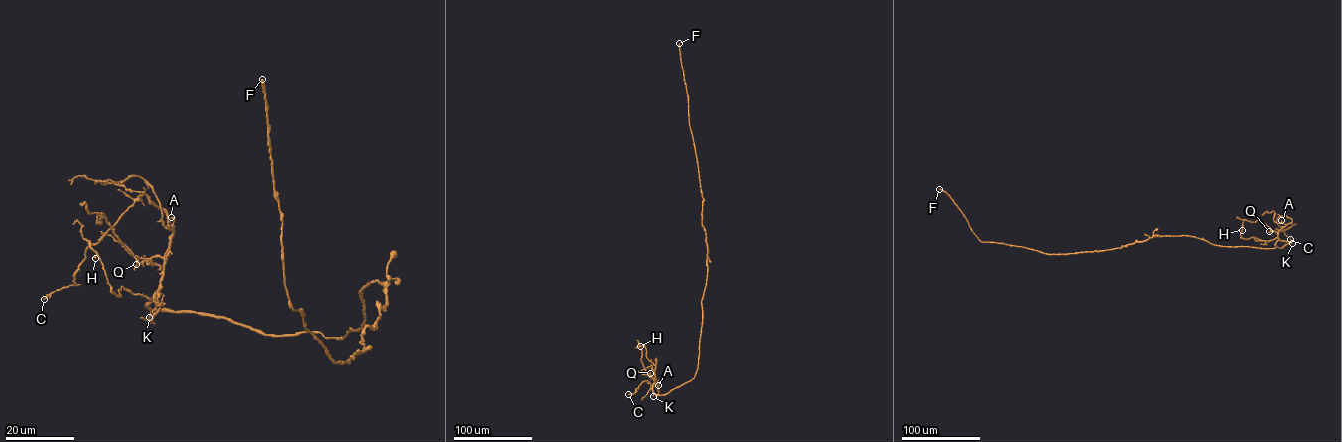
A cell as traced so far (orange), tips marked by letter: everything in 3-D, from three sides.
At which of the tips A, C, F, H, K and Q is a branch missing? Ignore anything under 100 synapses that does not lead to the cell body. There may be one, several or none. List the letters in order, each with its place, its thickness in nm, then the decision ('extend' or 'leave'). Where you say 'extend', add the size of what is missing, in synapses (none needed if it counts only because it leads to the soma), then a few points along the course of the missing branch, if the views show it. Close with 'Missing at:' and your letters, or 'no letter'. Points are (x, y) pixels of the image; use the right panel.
A: (1281, 220) | 190 nm | leave
C: (1290, 239) | 160 nm | leave
F: (939, 189) | 360 nm | extend | 200 syn
H: (1242, 230) | 120 nm | leave
K: (1292, 243) | 200 nm | extend
Q: (1269, 231) | 140 nm | leave
Missing at: F, K

